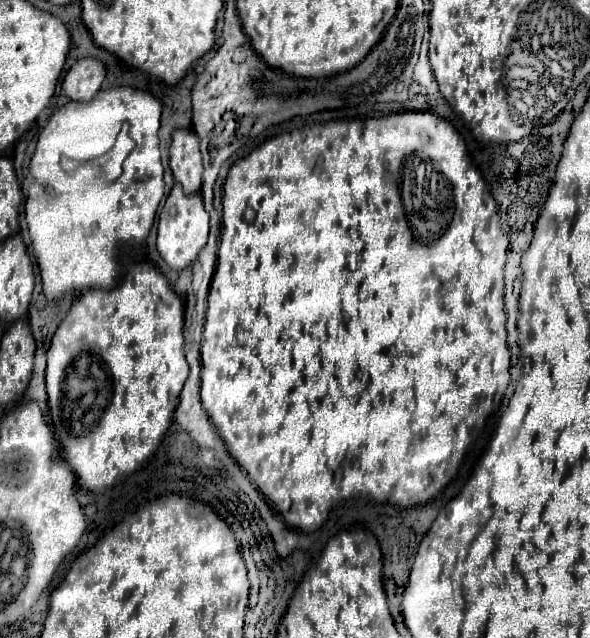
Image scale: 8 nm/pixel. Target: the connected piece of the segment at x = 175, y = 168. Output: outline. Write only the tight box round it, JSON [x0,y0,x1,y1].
[170,130,202,194]

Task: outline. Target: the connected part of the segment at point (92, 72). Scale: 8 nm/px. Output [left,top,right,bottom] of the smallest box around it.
[62,58,106,102]

